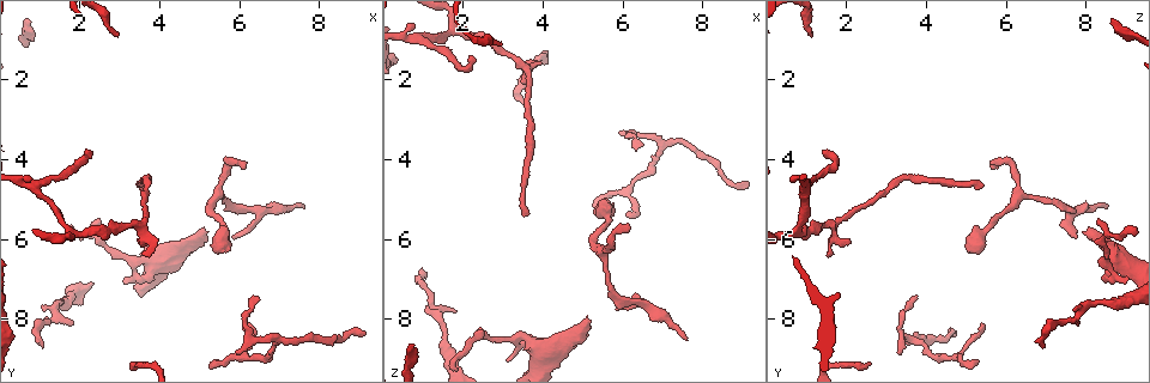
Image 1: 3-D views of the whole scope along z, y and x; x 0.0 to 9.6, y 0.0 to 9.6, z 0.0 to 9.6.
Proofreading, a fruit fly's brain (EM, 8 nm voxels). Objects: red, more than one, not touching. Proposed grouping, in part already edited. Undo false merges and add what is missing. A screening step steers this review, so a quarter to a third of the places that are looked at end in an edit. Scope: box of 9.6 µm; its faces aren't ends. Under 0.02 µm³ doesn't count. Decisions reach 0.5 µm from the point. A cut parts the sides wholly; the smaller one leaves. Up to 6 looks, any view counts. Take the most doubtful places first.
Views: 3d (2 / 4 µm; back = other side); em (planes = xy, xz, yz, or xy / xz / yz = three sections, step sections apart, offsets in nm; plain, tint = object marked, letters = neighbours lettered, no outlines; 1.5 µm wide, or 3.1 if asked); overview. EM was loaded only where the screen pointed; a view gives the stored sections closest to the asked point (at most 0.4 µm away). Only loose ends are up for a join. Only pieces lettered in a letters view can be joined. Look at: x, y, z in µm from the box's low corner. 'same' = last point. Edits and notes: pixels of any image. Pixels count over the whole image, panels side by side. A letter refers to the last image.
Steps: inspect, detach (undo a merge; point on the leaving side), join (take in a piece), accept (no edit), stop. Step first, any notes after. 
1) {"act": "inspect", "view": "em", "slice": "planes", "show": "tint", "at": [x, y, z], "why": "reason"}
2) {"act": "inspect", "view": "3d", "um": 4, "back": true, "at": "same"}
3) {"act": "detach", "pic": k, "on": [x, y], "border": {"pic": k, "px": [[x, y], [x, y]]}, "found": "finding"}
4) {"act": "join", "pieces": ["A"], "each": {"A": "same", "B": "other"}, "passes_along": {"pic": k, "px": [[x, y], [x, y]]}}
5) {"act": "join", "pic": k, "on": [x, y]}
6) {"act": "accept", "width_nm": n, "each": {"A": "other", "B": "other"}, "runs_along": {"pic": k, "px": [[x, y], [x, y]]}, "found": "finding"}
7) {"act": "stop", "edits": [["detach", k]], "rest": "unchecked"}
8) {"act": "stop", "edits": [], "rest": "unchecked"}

{"act": "inspect", "view": "3d", "um": 4, "back": true, "at": [5.10, 5.75, 7.95], "why": "free end"}

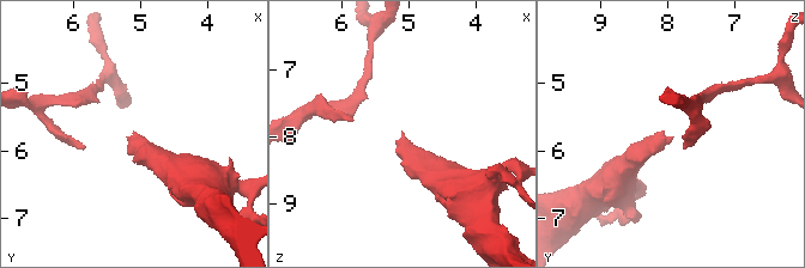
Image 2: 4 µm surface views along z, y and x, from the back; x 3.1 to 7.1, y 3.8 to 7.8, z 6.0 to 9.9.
{"act": "inspect", "view": "em", "slice": "planes", "show": "plain", "at": [5.15, 5.80, 7.95]}

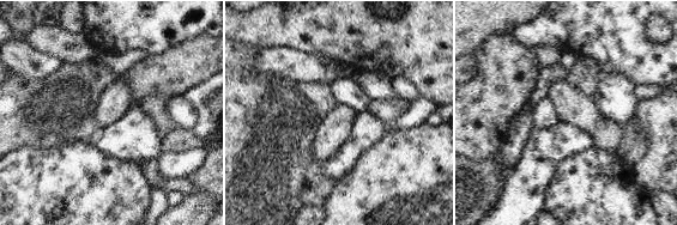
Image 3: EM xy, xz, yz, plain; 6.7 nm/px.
{"act": "inspect", "view": "em", "slice": "planes", "show": "letters", "at": "same", "why": "what lies round it"}

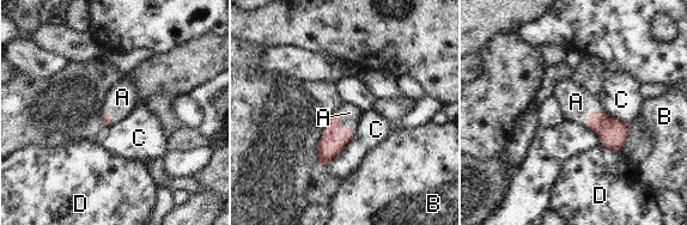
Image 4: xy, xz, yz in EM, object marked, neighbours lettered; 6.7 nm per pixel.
{"act": "join", "pic": 4, "on": [350, 113], "longest_contact_nm": ["C", 380], "each": {"A": "same", "B": "other", "C": "other", "D": "other"}, "passes_along": {"pic": 4, "px": [[334, 139], [339, 125], [350, 113]]}, "found": "it goes on there"}

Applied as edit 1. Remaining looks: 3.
{"act": "inspect", "view": "overview"}

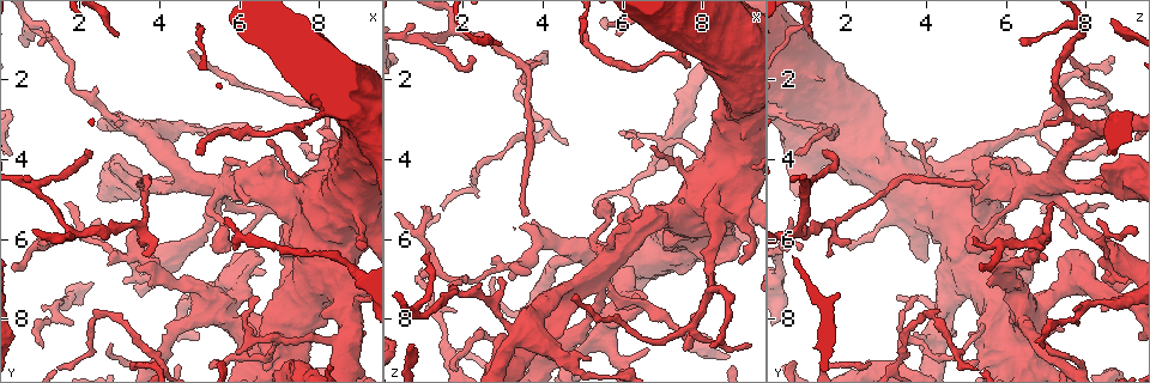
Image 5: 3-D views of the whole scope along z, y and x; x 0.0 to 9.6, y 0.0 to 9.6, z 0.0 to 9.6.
{"act": "inspect", "view": "em", "slice": "xz", "step": 4, "show": "letters", "at": [7.65, 5.25, 8.55], "why": "branch stops here"}

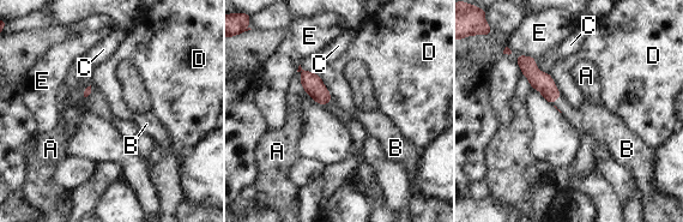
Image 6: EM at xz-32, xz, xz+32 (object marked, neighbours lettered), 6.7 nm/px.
{"act": "inspect", "view": "em", "slice": "planes", "show": "letters", "at": "same", "why": "another direction"}

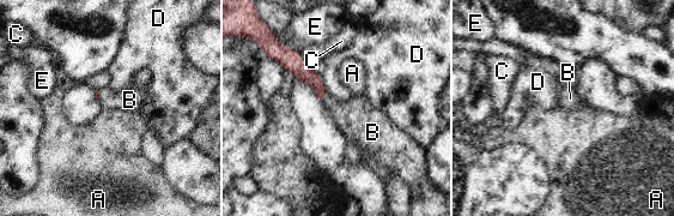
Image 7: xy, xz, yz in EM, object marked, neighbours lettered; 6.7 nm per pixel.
{"act": "join", "pic": 7, "on": [354, 116], "longest_contact_nm": ["D", 190], "each": {"A": "other", "B": "same", "C": "other", "D": "other", "E": "other"}, "passes_along": {"pic": 7, "px": [[298, 68], [323, 96], [354, 116]]}, "found": "the cell continues"}

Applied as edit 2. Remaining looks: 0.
{"act": "stop", "edits": [["join", 4], ["join", 7]], "rest": "unchecked"}

